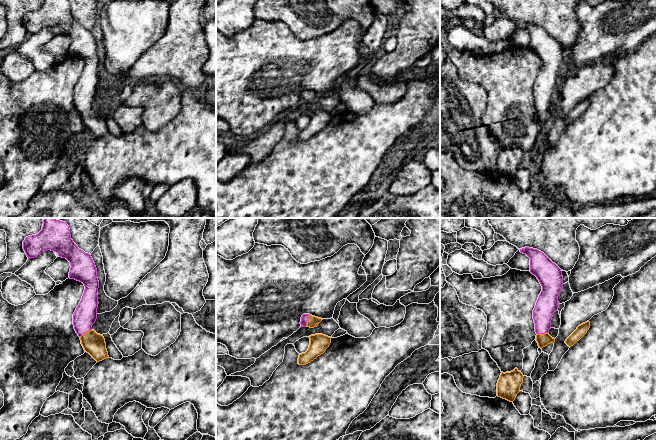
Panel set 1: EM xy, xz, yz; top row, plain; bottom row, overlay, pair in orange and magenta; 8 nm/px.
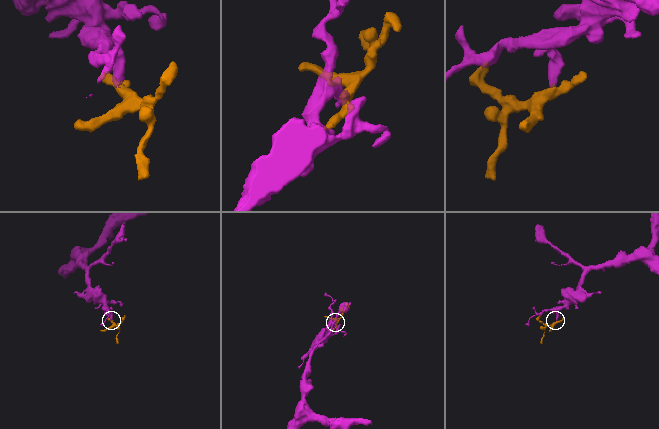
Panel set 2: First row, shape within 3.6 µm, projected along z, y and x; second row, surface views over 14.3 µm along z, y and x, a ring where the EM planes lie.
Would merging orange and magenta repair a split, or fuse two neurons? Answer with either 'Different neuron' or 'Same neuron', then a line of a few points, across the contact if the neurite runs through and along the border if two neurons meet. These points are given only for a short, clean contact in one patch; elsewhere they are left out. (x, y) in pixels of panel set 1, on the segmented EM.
Same neuron. Line: xy (94, 344), (86, 332), (85, 315)

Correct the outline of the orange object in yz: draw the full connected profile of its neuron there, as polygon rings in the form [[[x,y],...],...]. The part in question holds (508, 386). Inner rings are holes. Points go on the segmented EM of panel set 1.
[[[517,368],[511,372],[502,372],[497,383],[497,396],[513,402],[520,392],[523,377]]]

